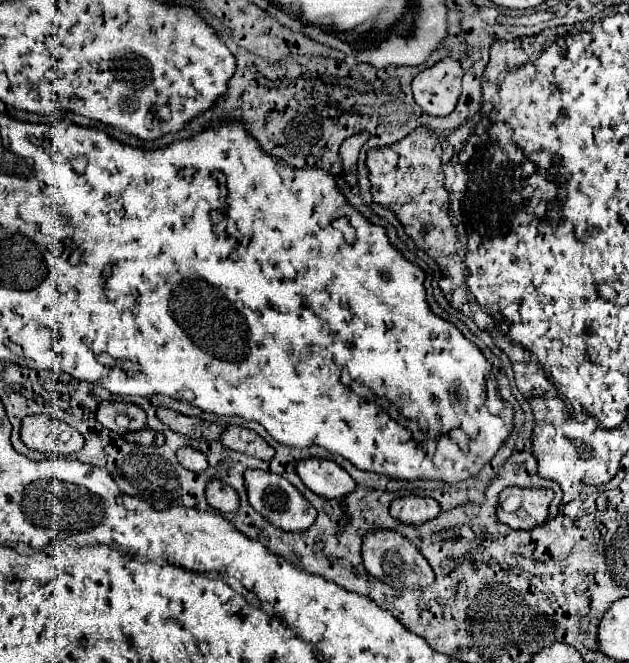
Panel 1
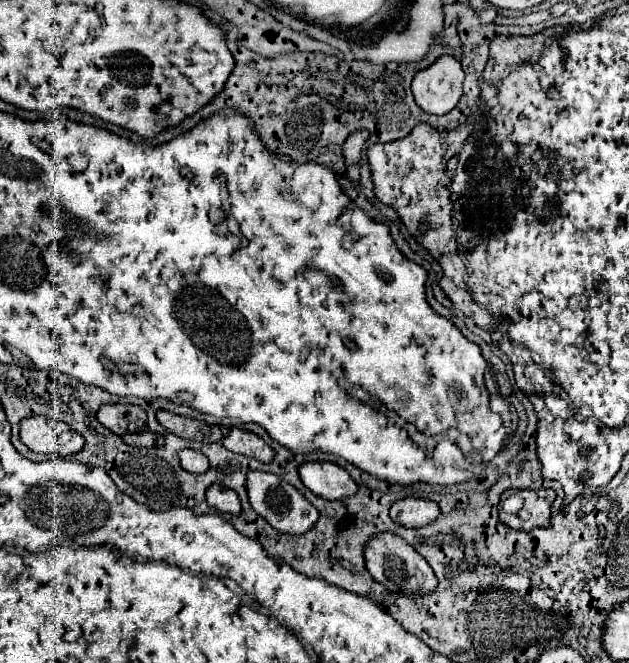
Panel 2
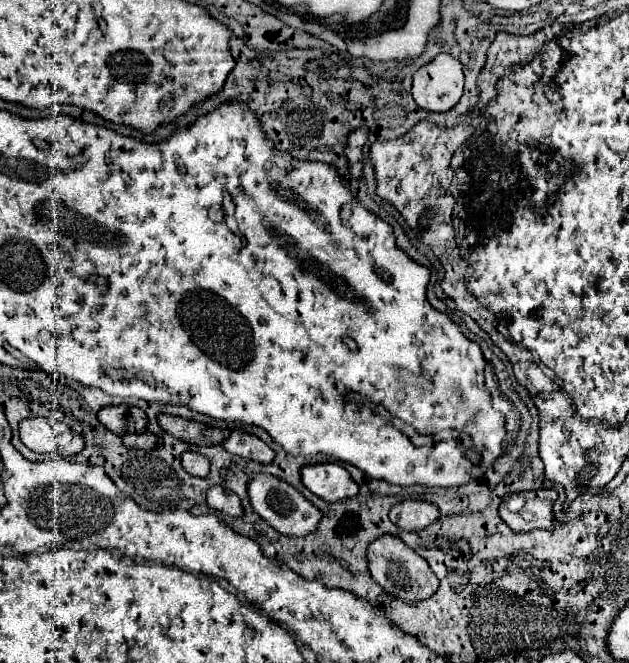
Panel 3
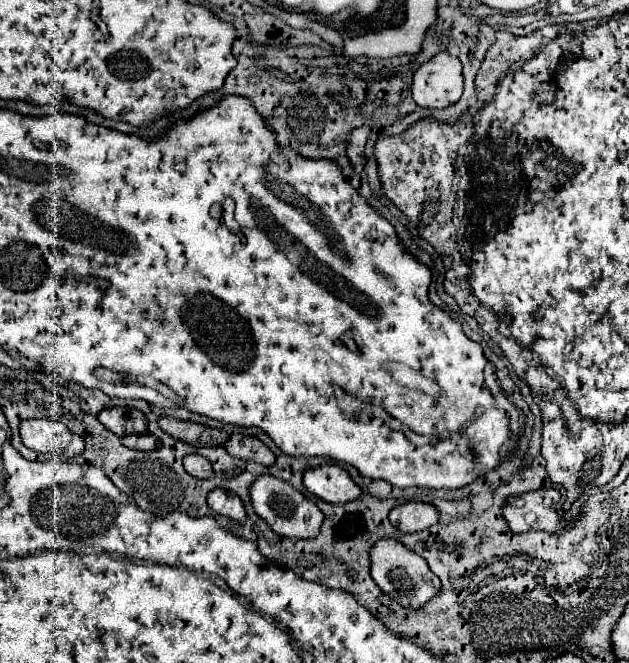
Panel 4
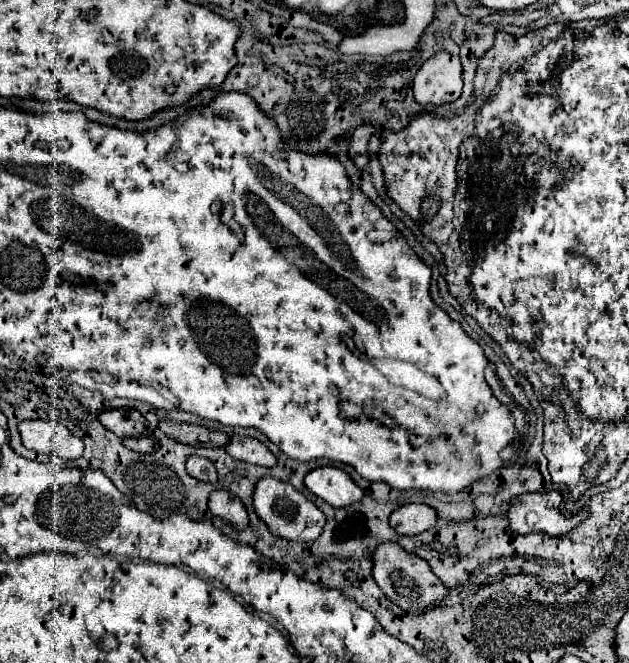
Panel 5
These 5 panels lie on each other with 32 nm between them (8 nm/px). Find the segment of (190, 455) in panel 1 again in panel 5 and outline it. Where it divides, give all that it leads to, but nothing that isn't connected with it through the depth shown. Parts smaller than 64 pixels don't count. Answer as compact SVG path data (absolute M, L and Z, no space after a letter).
M190 456L186 460L186 472L196 478L196 480L202 480L202 482L216 482L218 474L216 474L216 468L212 462L208 462L206 458L202 456Z

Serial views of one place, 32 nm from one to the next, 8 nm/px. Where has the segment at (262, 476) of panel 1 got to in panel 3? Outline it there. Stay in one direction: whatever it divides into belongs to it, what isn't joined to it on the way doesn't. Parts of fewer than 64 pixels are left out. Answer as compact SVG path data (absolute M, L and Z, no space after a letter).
M264 472L252 474L252 478L248 482L248 496L250 496L250 504L252 504L254 512L258 512L274 530L278 530L280 534L286 534L286 536L306 536L316 530L316 526L322 518L320 510L312 502L308 502L294 486L290 486L288 482L272 476L272 474L264 474Z

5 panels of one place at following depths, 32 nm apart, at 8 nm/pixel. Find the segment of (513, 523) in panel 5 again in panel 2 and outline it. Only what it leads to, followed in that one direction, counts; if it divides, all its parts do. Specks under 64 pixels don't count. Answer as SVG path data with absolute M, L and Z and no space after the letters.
M514 490L524 498L524 506L516 514L508 514L500 508L500 520L514 530L534 530L550 524L550 504L554 490Z

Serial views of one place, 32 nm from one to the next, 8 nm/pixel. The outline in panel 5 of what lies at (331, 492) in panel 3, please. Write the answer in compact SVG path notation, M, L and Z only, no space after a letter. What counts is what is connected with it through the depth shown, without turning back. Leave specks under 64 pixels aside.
M334 466L310 470L304 478L304 484L314 496L336 508L354 504L364 496L364 492L352 482L352 478L344 470Z

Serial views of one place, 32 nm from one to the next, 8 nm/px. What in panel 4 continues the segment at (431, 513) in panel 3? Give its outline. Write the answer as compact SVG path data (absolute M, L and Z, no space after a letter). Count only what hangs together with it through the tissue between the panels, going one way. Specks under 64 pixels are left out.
M408 502L392 508L390 522L400 532L420 532L436 524L440 518L438 510L432 504L420 504L420 502Z

